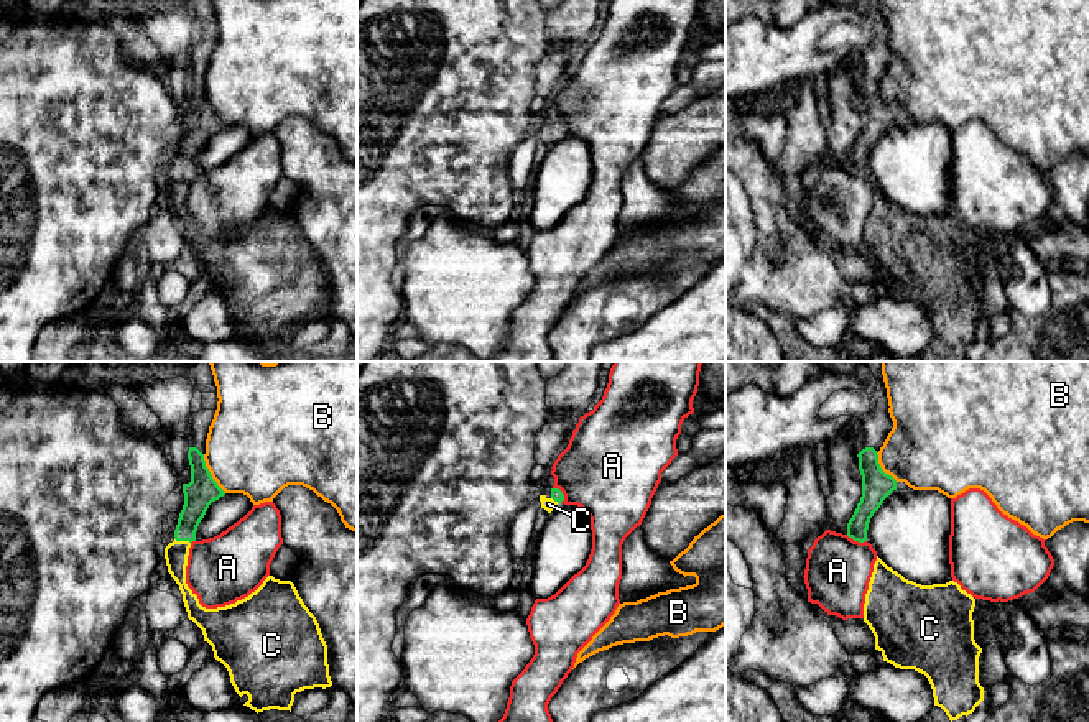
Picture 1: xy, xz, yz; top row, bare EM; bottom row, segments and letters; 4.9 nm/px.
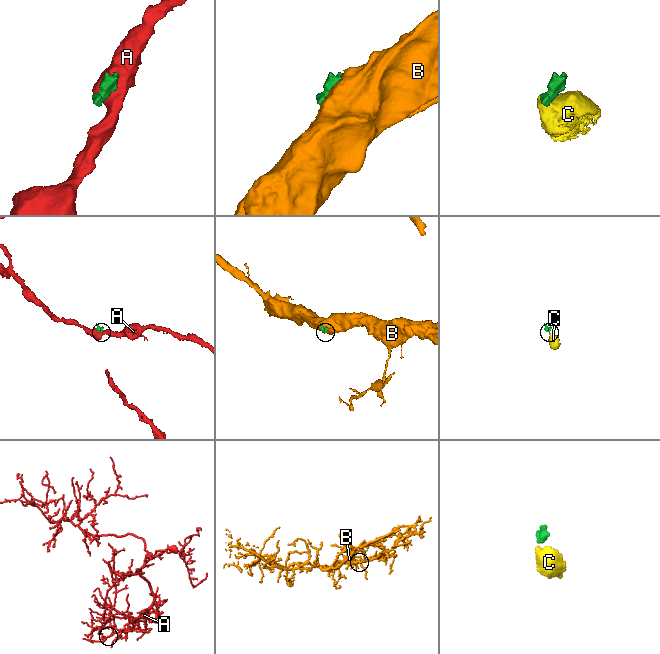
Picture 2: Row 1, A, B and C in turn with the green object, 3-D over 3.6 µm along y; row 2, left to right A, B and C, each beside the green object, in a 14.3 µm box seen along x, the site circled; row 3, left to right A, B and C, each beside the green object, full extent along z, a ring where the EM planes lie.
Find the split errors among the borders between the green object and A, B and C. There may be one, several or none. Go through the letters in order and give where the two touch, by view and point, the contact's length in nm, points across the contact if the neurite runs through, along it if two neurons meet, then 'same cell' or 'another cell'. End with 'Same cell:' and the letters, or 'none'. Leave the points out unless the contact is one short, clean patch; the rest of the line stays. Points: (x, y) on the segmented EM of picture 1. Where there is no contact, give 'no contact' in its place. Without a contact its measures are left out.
A: yz (856, 540) | 110 nm | another cell
B: xy (209, 474) | 220 nm | another cell
C: xy (183, 540) | 80 nm | across xy (199, 492), (183, 540), (176, 553) | same cell
Same cell: C

